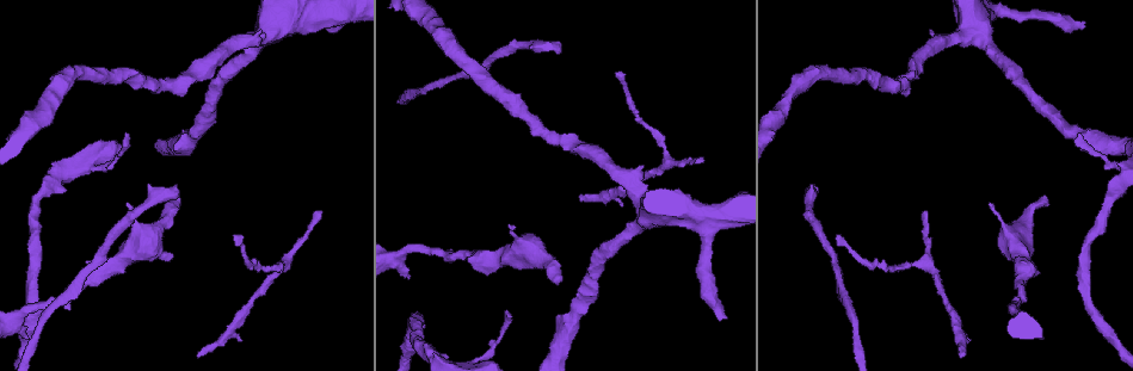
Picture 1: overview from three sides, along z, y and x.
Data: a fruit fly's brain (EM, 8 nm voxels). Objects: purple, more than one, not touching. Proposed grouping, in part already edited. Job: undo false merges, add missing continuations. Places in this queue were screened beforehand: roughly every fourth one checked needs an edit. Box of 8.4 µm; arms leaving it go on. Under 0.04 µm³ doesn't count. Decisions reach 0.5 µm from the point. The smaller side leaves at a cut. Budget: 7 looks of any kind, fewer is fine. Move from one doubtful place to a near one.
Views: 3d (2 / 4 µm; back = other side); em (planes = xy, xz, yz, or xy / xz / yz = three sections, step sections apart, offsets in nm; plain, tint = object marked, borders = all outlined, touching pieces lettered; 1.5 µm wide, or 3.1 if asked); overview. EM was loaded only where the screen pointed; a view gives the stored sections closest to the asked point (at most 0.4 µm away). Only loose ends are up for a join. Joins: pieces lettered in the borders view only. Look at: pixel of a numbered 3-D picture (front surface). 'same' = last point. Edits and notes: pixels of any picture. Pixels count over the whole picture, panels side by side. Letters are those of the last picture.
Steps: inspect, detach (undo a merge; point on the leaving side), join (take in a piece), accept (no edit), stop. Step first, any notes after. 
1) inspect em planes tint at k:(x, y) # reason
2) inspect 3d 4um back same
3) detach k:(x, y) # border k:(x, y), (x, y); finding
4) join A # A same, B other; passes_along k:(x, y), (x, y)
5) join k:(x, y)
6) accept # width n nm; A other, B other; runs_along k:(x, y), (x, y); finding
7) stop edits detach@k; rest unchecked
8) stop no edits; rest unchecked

inspect 3d 2um back at 1:(559, 284) # an open end

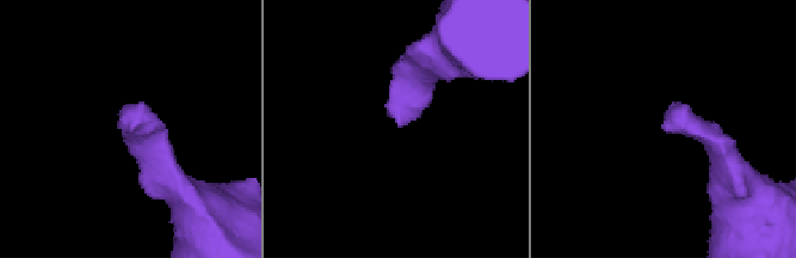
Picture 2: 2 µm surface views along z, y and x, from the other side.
inspect em planes borders at 2:(397, 121) # now the EM

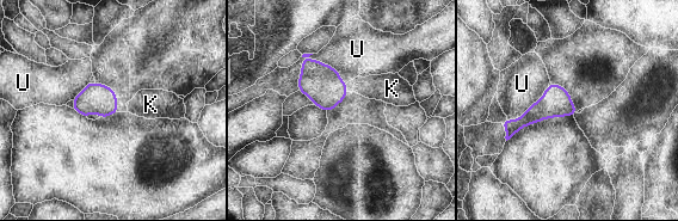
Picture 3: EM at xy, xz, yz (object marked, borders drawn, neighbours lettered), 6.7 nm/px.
join K # width 200 nm; K same, U other; passes_along 3:(320, 83), (346, 87), (383, 87); the cell continues

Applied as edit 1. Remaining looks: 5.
inspect em xz step 4 tint at 1:(1084, 26) # free end

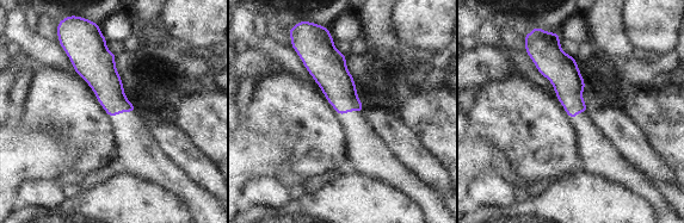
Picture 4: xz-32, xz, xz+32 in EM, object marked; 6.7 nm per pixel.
inspect em planes borders same # another direction

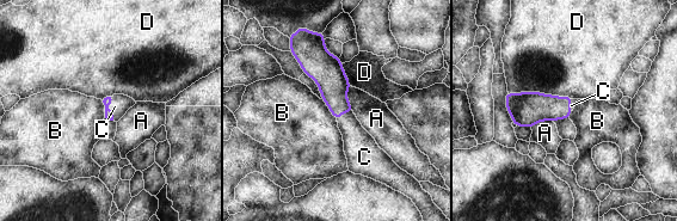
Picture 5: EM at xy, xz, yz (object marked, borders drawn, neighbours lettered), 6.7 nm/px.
join C # longest_contact D 460 nm; A other, B other, C same, D other; passes_along 5:(109, 99), (105, 108), (122, 103); it goes on there

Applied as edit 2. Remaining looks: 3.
inspect overview # redraw

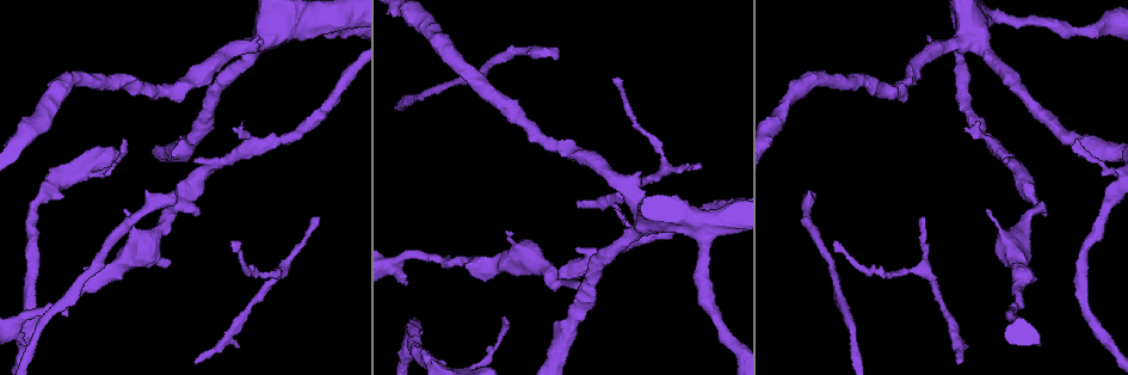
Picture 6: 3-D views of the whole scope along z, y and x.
inspect em xy step 4 tint at 6:(834, 240) # branch stops here

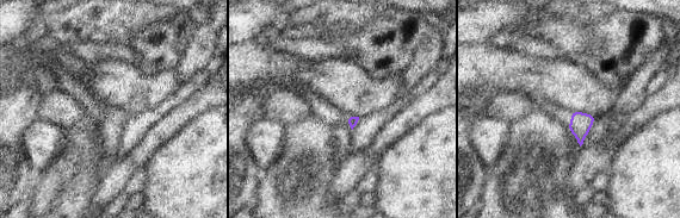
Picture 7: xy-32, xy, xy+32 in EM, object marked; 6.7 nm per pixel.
inspect em planes borders same

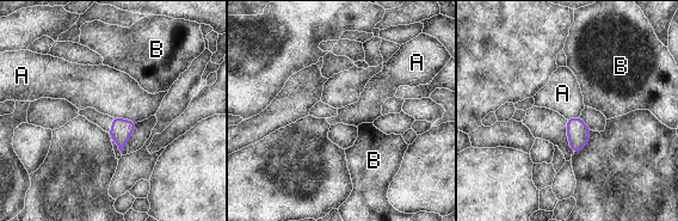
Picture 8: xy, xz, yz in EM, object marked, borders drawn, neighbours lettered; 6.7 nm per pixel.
accept # A other, B other; no lettered piece goes on from it

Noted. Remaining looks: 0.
stop edits join@3, join@5; rest unchecked

